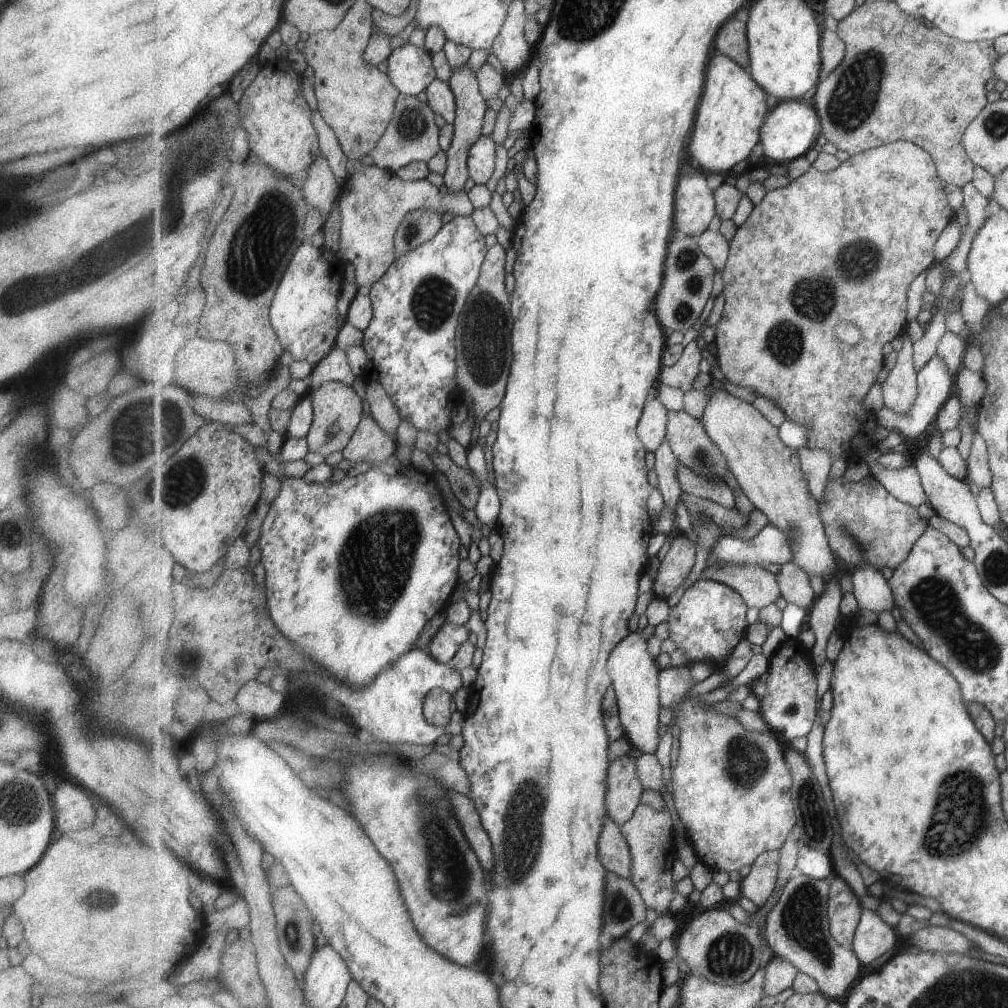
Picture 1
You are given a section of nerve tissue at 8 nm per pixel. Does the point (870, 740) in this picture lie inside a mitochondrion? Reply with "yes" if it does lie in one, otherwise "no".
no

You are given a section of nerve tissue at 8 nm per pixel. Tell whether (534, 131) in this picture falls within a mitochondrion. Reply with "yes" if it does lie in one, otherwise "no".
no

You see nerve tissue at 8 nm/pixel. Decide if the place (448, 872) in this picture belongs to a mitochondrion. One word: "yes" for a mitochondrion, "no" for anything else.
yes

